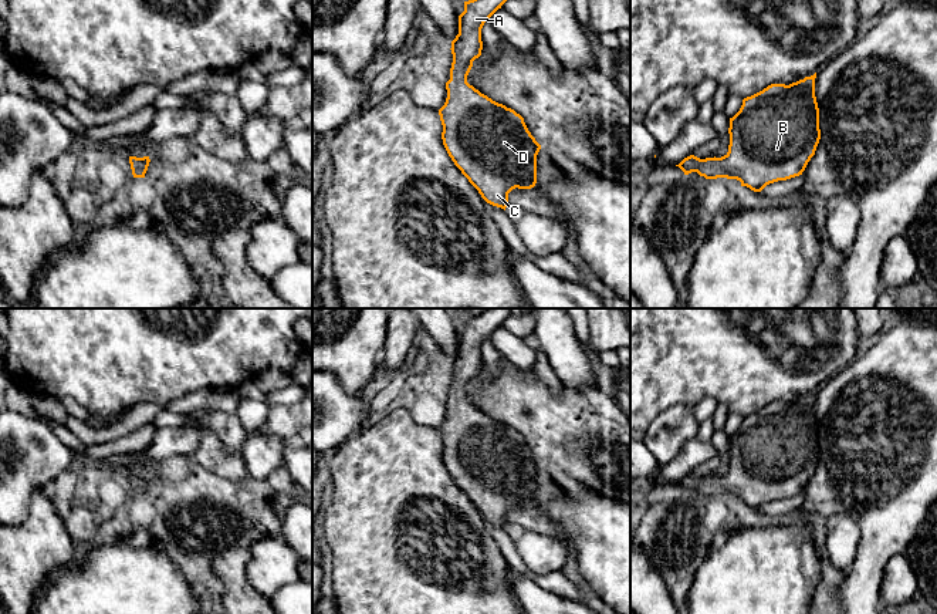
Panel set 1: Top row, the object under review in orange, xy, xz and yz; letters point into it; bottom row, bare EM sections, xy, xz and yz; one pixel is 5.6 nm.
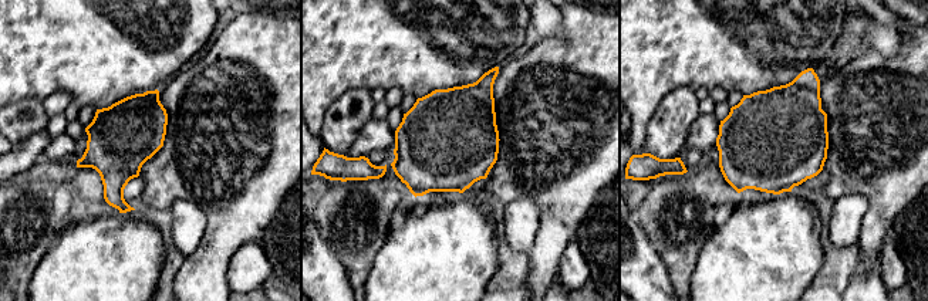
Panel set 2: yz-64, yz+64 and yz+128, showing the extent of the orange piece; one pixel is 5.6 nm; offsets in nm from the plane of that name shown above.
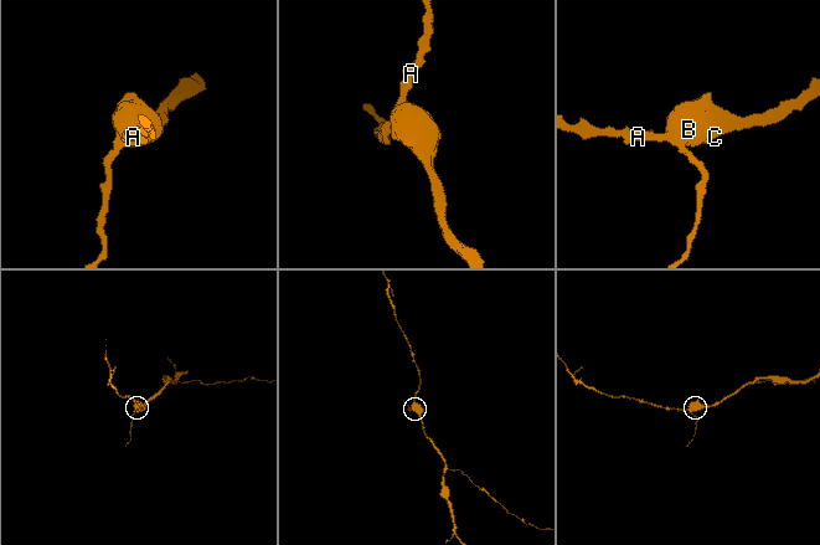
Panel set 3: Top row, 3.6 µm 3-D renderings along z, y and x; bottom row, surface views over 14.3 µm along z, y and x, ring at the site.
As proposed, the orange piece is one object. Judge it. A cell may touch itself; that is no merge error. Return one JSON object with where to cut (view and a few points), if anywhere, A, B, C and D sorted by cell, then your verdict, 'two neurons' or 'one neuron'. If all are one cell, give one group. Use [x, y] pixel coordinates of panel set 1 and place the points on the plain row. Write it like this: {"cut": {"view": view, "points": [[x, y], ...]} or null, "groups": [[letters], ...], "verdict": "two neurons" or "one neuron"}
{"cut": null, "groups": [["A", "B", "C", "D"]], "verdict": "one neuron"}

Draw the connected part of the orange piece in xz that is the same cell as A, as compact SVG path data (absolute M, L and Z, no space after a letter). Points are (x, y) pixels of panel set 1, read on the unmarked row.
M488 308L464 320L464 330L459 334L459 352L451 360L453 381L450 398L446 401L447 416L439 428L443 443L443 463L461 492L478 509L481 516L505 529L508 512L518 507L531 507L537 502L537 473L541 463L528 449L524 436L481 412L467 401L473 379L481 374L481 347L490 335L508 318L510 308Z

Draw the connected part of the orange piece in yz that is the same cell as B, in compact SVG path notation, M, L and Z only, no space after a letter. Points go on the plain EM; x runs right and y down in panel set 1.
M816 391L789 404L771 402L762 409L744 416L740 429L733 436L730 436L728 470L721 476L714 475L706 478L690 473L676 485L679 485L684 493L697 490L706 497L737 497L741 500L741 505L747 505L754 510L761 510L769 502L802 493L808 480L815 473L821 458L819 426L815 415L815 397Z

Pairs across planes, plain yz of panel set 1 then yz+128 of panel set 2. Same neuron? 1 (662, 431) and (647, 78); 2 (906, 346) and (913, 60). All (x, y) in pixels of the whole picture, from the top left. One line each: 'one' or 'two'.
1: two
2: one

